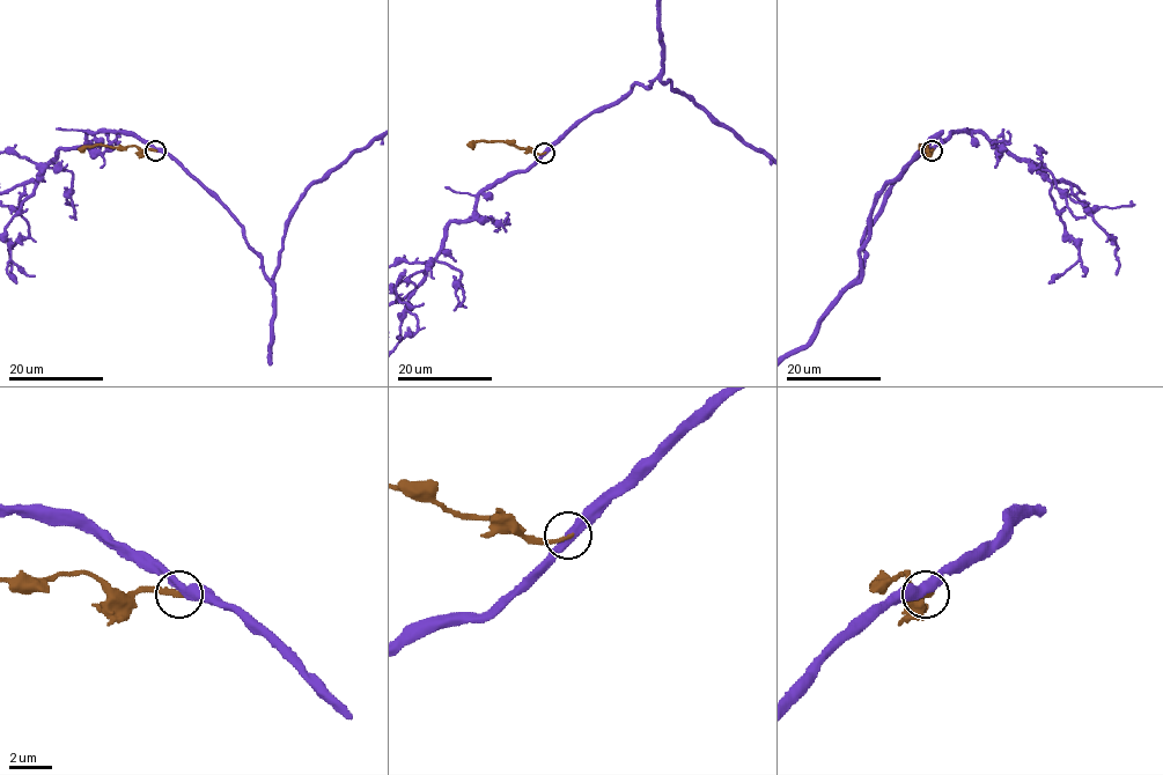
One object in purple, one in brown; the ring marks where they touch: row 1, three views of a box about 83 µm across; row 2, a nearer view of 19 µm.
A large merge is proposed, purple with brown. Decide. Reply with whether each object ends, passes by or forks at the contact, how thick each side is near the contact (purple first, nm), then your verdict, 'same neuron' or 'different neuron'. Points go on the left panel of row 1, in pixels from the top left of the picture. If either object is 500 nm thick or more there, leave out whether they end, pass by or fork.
purple passes by | brown ends | 440/220 nm | different neuron

